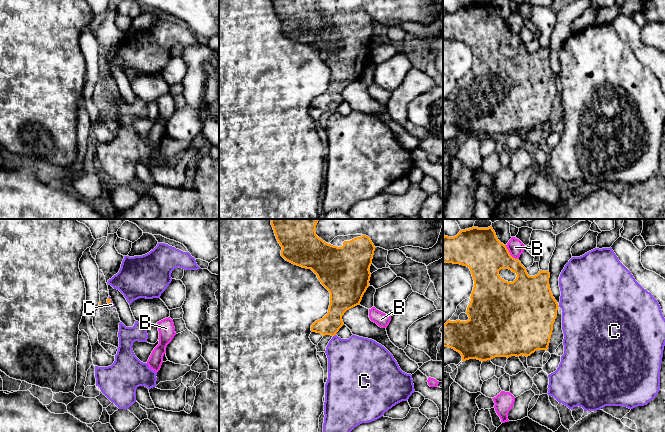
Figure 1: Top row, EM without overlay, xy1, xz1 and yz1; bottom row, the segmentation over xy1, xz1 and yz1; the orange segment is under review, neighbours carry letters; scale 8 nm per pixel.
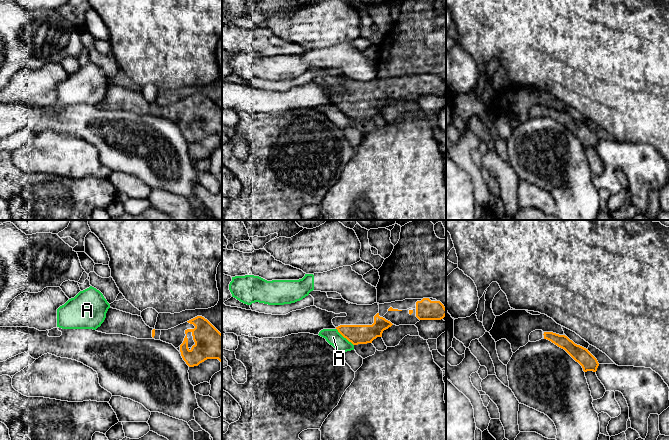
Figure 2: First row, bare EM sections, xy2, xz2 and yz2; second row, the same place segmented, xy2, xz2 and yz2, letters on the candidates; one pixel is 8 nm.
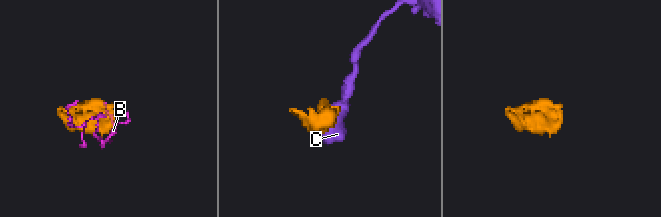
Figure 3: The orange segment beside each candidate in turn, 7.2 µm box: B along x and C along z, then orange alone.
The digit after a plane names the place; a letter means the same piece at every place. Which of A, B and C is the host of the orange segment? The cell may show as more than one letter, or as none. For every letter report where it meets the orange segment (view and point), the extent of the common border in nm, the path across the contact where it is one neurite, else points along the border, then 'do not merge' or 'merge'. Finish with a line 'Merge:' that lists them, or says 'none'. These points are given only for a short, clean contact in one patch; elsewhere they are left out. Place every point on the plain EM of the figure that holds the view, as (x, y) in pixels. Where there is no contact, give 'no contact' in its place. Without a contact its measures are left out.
A: xz2 (344, 113) | 200 nm | along xz2 (336, 104), (353, 121) | do not merge
B: yz1 (509, 29) | 160 nm | along yz1 (505, 21), (508, 28), (517, 35) | do not merge
C: xz1 (334, 111) | 30 nm | along xz1 (335, 110), (333, 112) | do not merge
Merge: none

